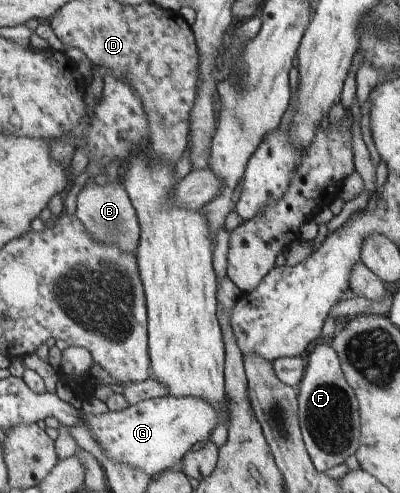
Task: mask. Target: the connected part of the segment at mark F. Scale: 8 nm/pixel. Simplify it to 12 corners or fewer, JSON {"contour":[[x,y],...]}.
{"contour":[[339,354],[306,356],[299,425],[319,472],[361,446],[359,400]]}

